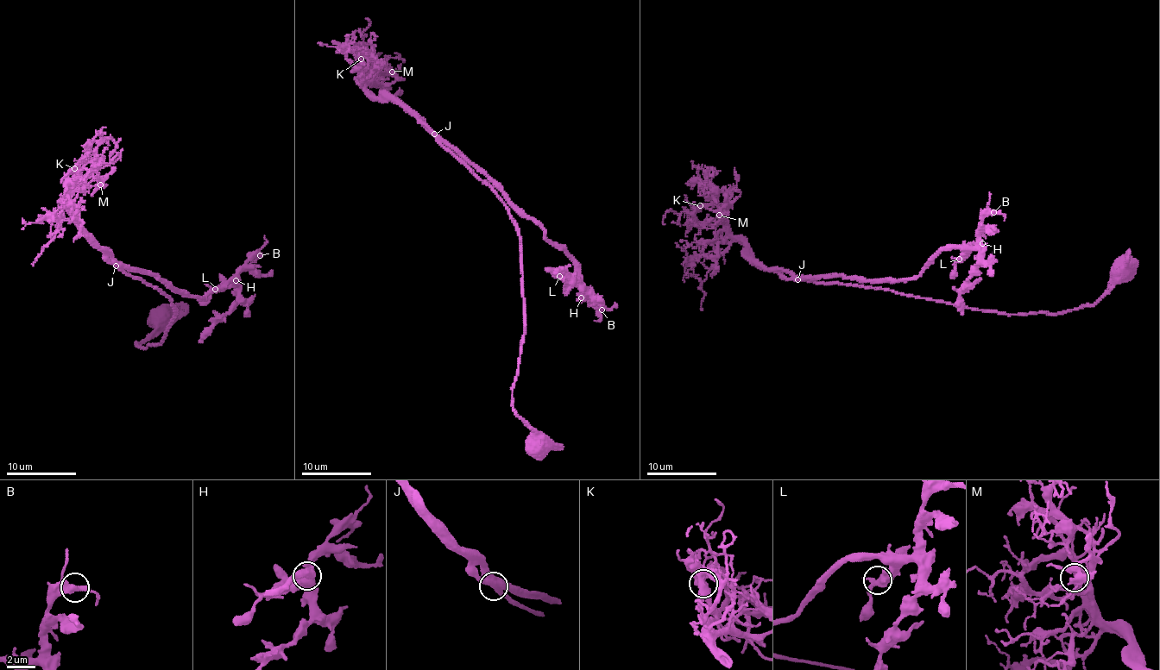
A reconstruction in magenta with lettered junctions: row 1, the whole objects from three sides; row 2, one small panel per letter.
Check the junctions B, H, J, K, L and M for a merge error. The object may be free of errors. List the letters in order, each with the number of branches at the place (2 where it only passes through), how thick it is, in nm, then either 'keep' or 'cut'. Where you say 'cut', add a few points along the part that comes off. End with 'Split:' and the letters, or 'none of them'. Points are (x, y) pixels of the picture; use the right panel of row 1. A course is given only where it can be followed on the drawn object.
B: 3 | 400 nm | keep
H: 4 | 480 nm | keep
J: 4 | 400 nm | keep
K: 4 | 420 nm | keep
L: 4 | 360 nm | keep
M: 4 | 380 nm | keep
Split: none of them

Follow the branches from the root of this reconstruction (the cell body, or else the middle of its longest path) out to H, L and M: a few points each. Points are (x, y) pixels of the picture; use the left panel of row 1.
H: (162, 320), (135, 345), (158, 345), (176, 310), (167, 295), (129, 271), (153, 273), (204, 298), (236, 280)
L: (162, 320), (135, 345), (158, 345), (176, 310), (167, 295), (129, 271), (204, 298), (236, 281), (215, 289)
M: (162, 320), (135, 345), (161, 341), (173, 300), (110, 263), (67, 203), (88, 178), (104, 178), (100, 184)

